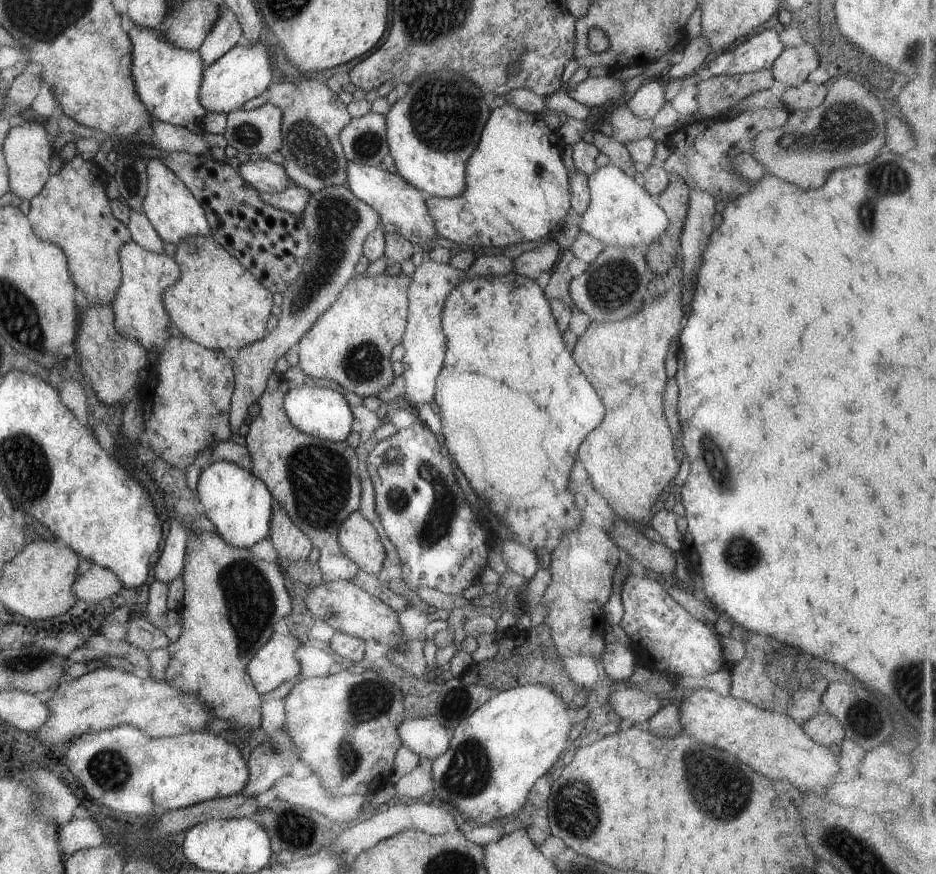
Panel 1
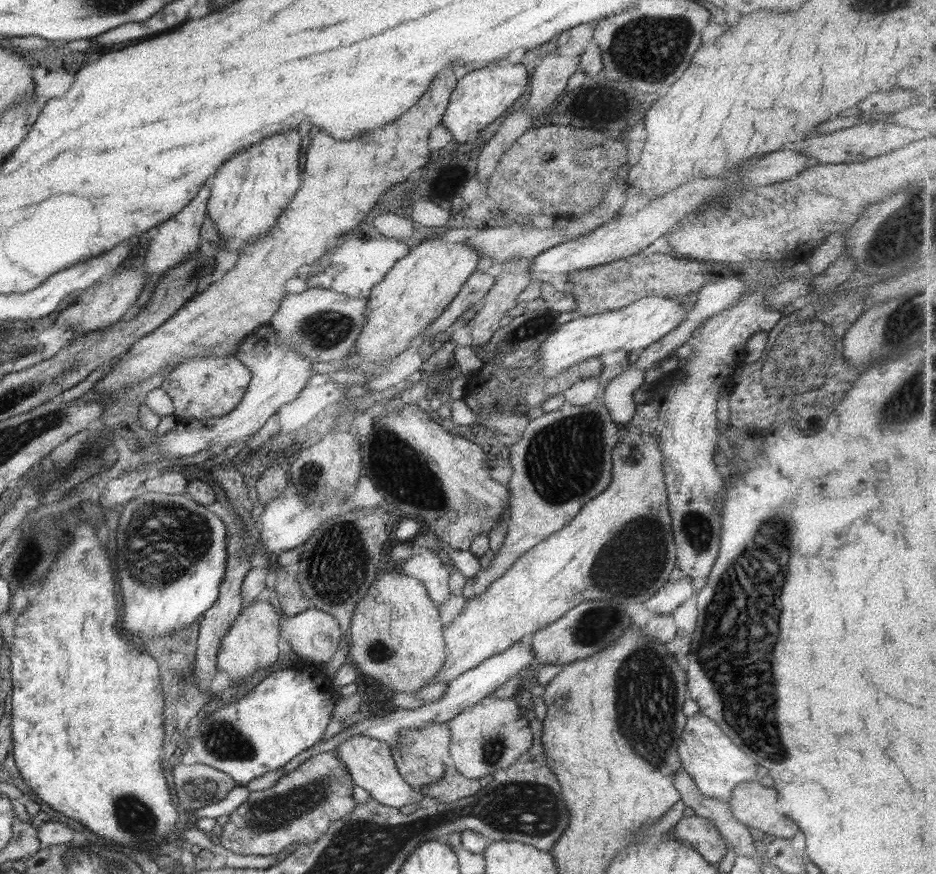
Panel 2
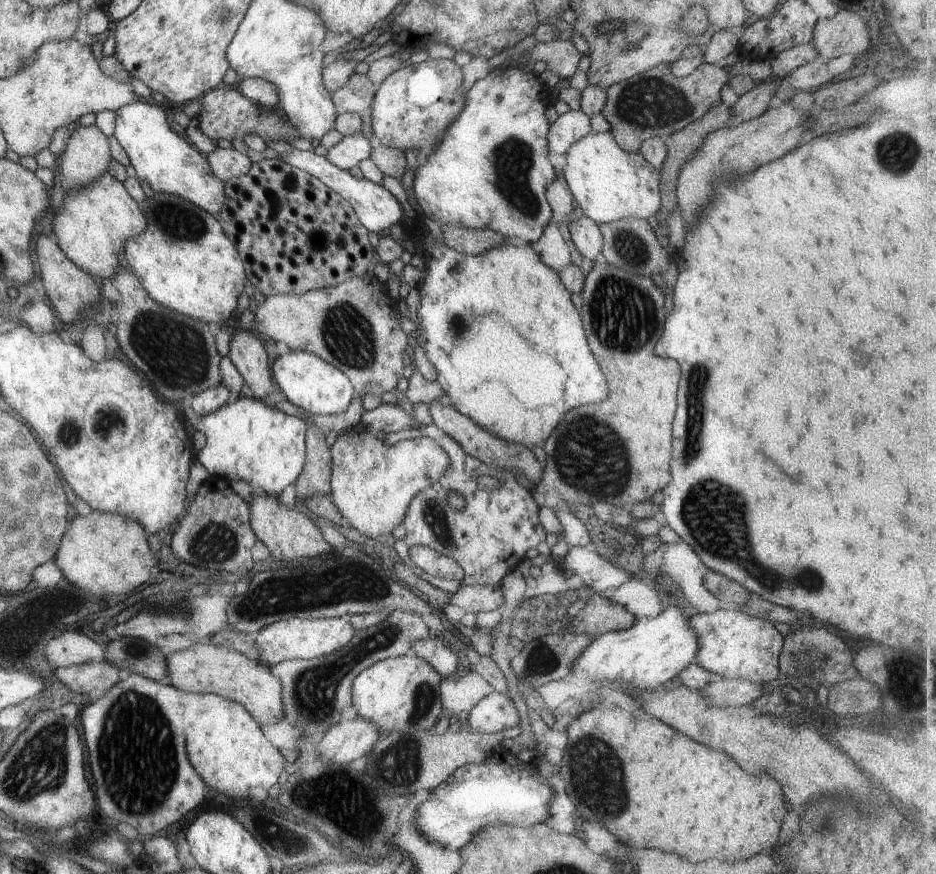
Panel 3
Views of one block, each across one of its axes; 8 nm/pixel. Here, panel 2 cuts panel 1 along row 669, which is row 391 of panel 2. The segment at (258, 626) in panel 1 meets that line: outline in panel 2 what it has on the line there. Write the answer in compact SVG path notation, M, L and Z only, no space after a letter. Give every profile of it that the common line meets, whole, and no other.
M233 353L221 357L191 357L181 361L163 378L160 387L171 399L173 416L179 421L199 418L219 418L229 414L242 399L251 375L249 369L237 360Z

